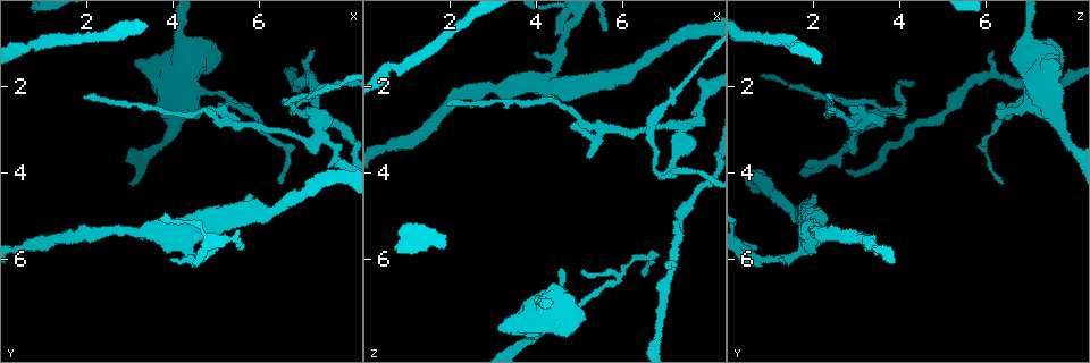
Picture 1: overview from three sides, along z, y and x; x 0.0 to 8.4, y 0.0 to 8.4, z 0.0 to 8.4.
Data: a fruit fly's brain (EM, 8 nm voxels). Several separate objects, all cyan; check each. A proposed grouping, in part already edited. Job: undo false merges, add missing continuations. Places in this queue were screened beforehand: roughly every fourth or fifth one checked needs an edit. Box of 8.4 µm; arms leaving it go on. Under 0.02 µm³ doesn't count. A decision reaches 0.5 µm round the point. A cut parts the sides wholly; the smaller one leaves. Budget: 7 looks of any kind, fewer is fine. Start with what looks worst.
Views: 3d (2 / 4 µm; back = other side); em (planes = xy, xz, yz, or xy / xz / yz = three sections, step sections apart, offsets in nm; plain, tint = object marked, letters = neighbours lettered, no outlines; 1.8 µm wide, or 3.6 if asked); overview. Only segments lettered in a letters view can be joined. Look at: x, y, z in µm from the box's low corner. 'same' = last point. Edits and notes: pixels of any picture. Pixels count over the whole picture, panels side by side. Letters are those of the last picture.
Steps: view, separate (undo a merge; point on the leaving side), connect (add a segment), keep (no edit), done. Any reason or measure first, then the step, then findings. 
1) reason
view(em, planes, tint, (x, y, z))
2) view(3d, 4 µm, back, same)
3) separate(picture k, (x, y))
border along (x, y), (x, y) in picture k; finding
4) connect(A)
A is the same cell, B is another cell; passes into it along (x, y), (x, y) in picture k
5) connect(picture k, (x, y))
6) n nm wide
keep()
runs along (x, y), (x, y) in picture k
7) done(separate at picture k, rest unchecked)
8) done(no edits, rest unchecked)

calibre changes
view(3d, 2 µm, back, (7.10, 2.65, 3.90))

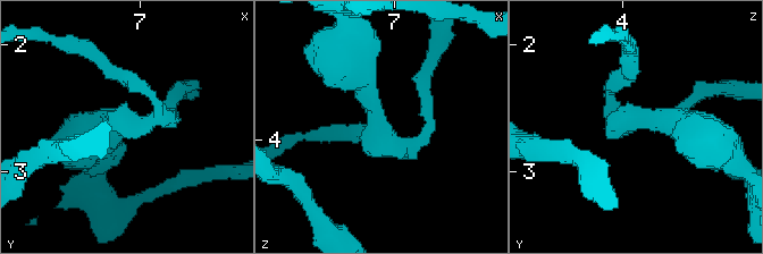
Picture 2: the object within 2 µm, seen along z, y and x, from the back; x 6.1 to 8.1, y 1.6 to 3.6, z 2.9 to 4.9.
3 arms; now the EM
view(em, planes, letters, (7.12, 2.62, 3.90))

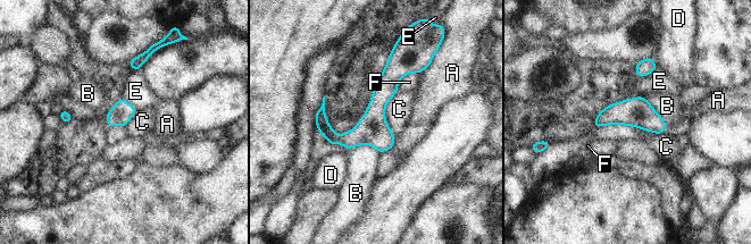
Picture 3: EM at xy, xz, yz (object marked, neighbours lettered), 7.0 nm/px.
160 nm wide
separate(picture 3, (323, 125))
A, B, C, D, E and F are other cells; border along (339, 136), (340, 142) in picture 3; two neurons meet here

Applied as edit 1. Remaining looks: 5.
see it whole again
view(overview)

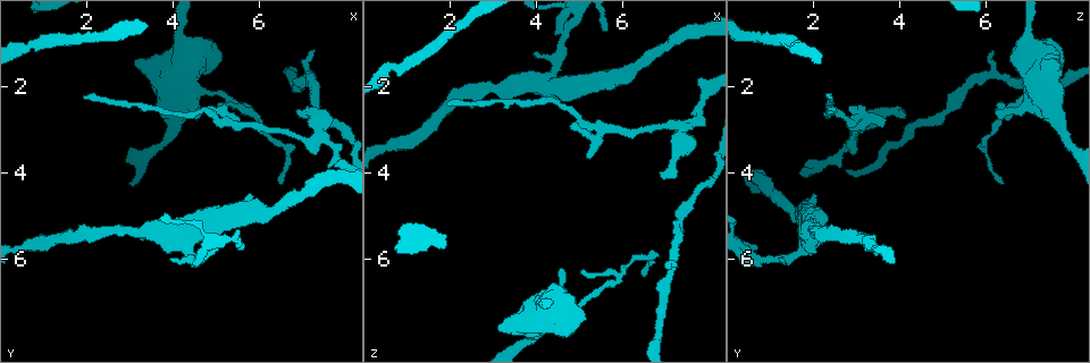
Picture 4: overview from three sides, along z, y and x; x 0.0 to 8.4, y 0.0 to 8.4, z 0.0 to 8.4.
arms part here
view(em, xy, step 8, letters, (5.60, 2.90, 2.95))

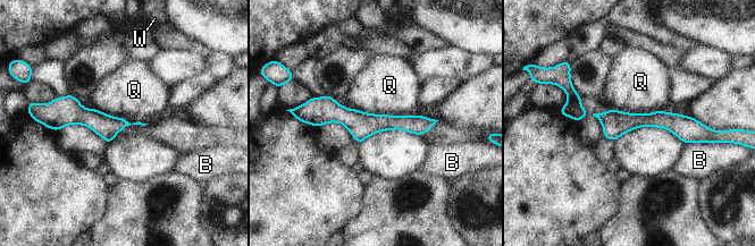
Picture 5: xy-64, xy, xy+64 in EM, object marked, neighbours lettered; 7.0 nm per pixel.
170 nm wide
keep()
B, Q and W are other cells; runs along (308, 117), (431, 121) in picture 5; all the same neuron

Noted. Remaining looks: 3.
done(separate at picture 3, rest unchecked)

